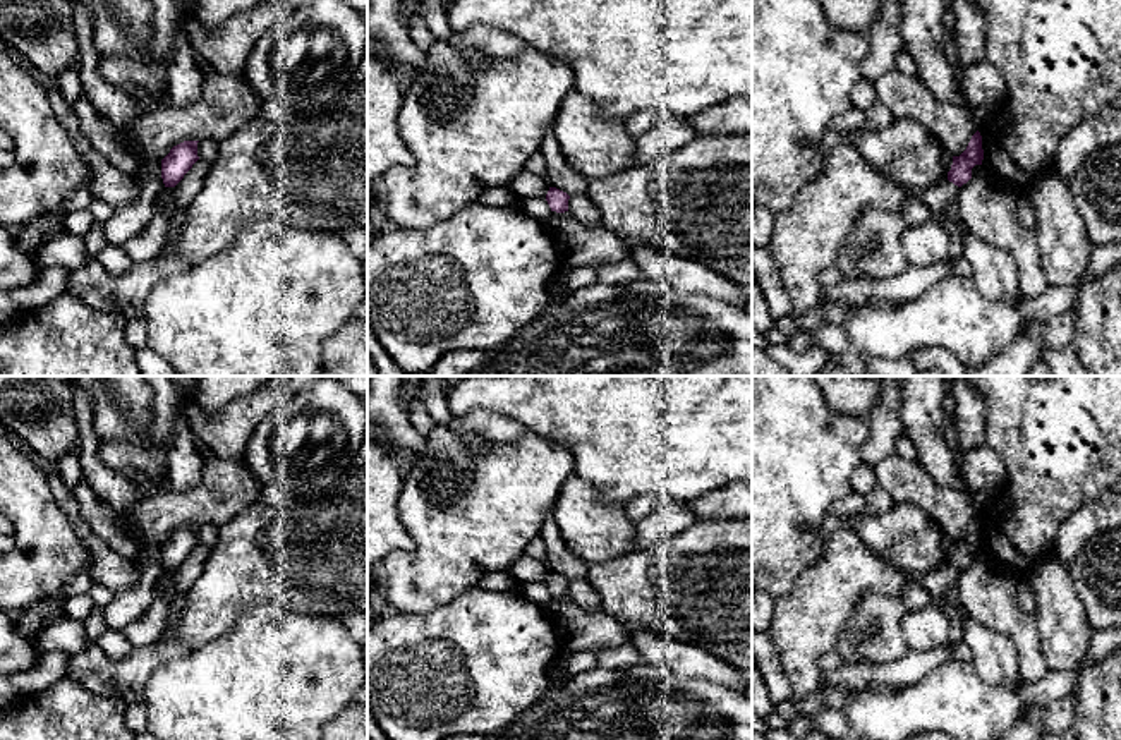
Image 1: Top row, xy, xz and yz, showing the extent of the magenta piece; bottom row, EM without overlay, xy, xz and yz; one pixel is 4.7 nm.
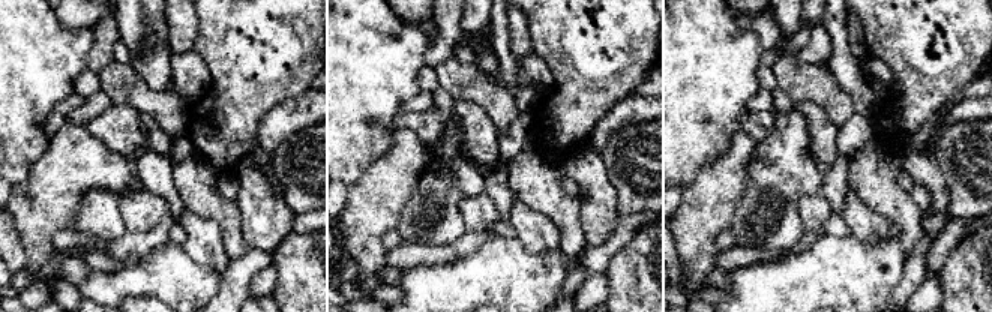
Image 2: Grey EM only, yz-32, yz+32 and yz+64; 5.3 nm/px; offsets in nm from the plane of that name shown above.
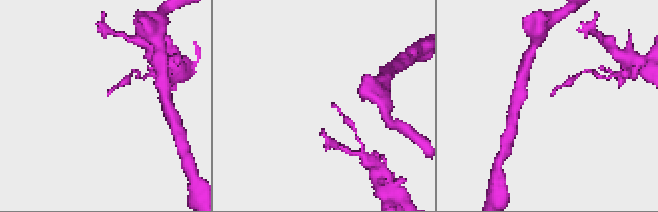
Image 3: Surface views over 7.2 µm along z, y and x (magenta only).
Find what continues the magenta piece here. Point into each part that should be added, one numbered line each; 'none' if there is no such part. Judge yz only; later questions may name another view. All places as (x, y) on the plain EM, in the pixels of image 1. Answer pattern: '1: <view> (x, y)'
none

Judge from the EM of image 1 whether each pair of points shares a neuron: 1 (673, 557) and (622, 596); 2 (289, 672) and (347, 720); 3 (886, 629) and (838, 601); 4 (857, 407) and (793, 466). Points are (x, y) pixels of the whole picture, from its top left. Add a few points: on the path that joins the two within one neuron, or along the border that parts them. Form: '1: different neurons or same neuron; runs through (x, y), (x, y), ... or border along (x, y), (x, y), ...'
1: same neuron; runs through (661, 569), (641, 589), (634, 589)
2: different neurons; border along (349, 701), (328, 721)
3: different neurons; border along (891, 594), (866, 594), (855, 605), (835, 646)
4: different neurons; border along (821, 394), (836, 412), (866, 419)

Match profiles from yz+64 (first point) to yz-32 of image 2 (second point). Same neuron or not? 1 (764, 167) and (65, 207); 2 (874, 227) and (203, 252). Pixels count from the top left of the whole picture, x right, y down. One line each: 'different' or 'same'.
1: different
2: same

